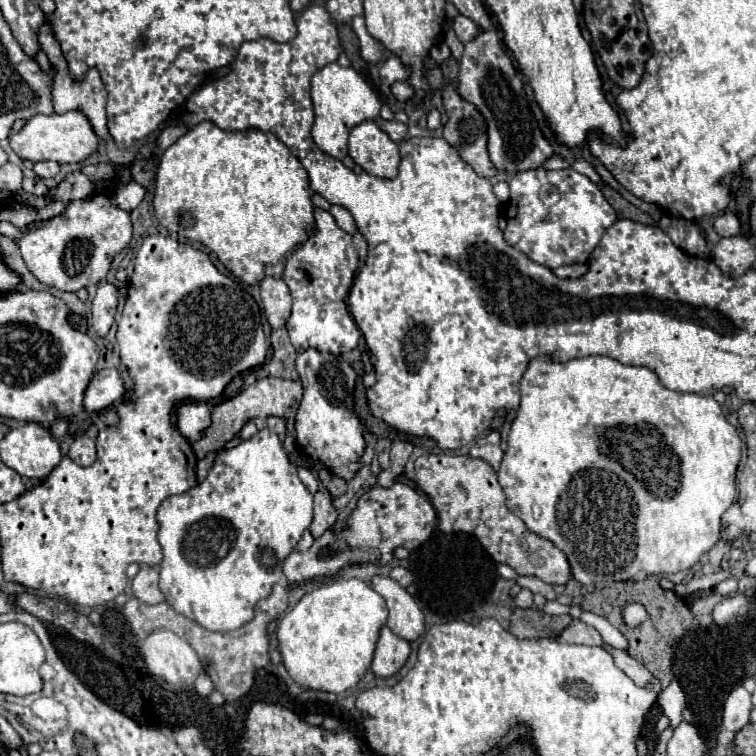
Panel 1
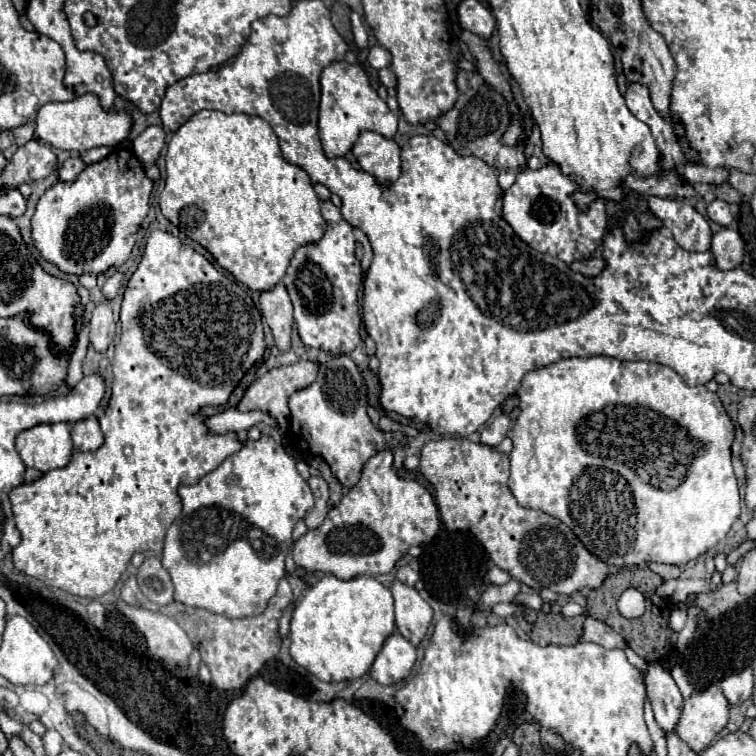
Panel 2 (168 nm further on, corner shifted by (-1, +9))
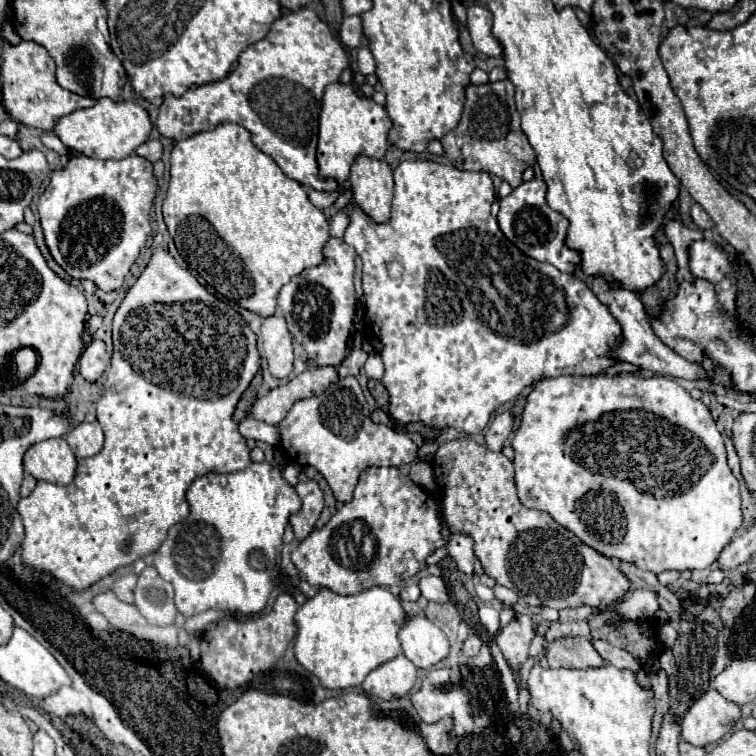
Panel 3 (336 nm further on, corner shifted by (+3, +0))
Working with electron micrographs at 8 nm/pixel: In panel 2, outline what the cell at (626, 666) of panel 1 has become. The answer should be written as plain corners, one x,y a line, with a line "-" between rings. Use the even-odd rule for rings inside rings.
650,663
648,671
644,675
644,683
646,683
646,693
652,703
654,717
658,721
660,729
666,735
672,733
676,729
680,711
682,711
682,703
684,703
672,675
668,671
664,671
660,663

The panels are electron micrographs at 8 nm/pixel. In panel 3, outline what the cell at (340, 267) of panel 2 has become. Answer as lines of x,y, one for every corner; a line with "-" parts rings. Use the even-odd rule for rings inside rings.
330,238
324,244
324,262
306,268
282,286
278,294
278,306
288,322
288,330
296,342
306,350
306,354
318,366
338,366
348,348
348,338
352,332
352,318
356,310
354,294
354,258
356,252
342,238

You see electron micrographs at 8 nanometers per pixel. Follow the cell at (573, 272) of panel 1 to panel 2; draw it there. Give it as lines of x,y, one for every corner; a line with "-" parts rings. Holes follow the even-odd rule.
592,257
592,259
586,259
586,261
576,261
570,267
572,267
572,271
578,271
578,273
582,273
586,277
596,277
596,275
600,275
604,271
606,261

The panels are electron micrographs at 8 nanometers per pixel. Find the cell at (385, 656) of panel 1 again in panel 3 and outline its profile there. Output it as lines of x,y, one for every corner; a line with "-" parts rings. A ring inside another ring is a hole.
398,654
396,658
372,670
366,676
362,688
366,694
378,696
382,700
392,700
408,694
414,682
416,682
416,666
404,654

